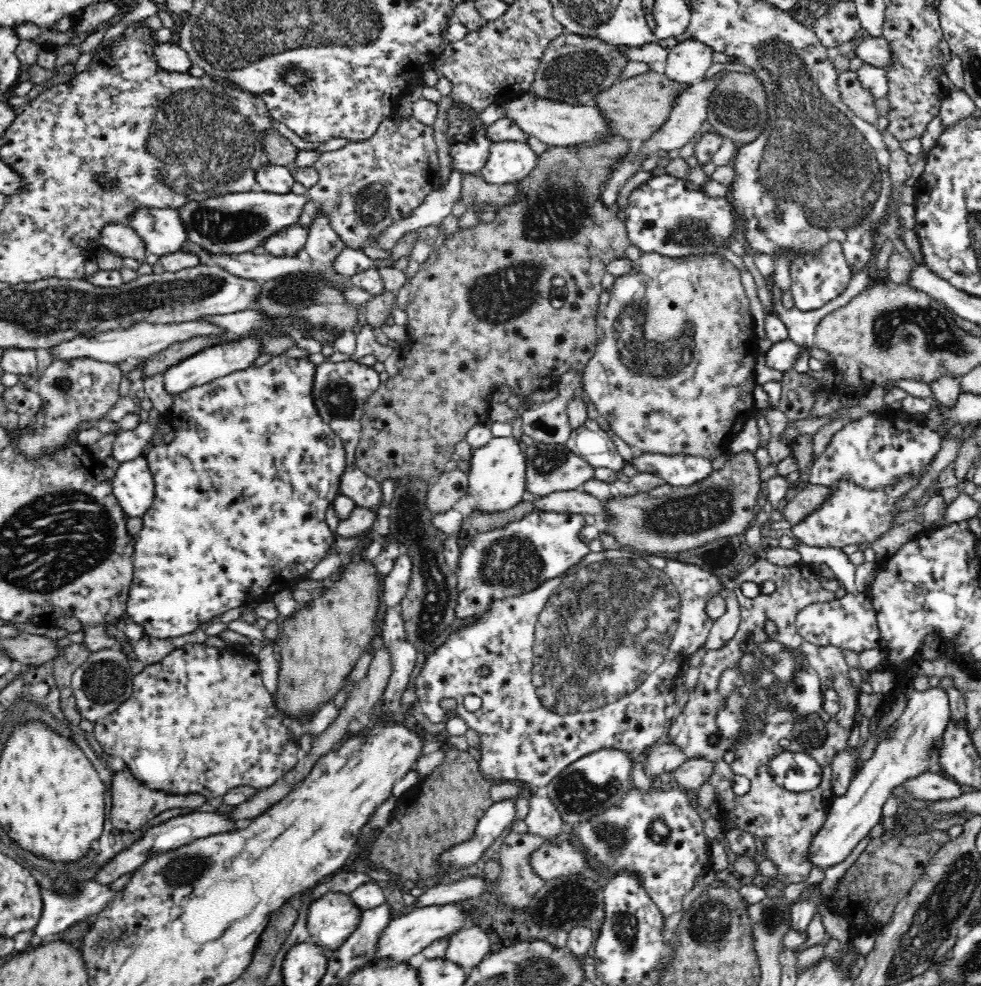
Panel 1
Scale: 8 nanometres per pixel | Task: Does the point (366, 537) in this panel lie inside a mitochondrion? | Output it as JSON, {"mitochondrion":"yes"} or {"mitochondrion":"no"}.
{"mitochondrion":"no"}

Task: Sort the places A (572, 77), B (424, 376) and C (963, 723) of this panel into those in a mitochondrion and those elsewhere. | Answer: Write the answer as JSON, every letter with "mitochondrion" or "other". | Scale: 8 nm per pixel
{"A":"mitochondrion","B":"other","C":"other"}

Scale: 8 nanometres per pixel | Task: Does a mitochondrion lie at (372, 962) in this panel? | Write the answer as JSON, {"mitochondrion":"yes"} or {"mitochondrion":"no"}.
{"mitochondrion":"no"}

